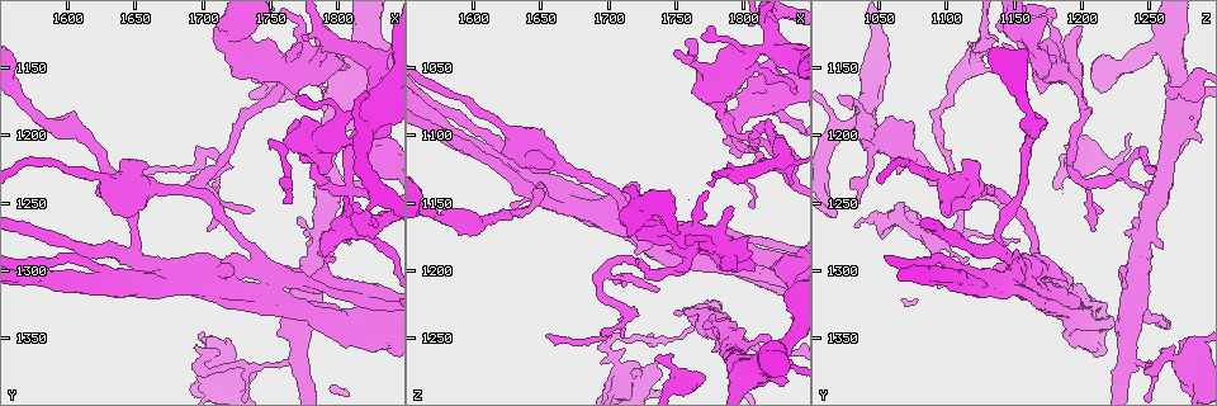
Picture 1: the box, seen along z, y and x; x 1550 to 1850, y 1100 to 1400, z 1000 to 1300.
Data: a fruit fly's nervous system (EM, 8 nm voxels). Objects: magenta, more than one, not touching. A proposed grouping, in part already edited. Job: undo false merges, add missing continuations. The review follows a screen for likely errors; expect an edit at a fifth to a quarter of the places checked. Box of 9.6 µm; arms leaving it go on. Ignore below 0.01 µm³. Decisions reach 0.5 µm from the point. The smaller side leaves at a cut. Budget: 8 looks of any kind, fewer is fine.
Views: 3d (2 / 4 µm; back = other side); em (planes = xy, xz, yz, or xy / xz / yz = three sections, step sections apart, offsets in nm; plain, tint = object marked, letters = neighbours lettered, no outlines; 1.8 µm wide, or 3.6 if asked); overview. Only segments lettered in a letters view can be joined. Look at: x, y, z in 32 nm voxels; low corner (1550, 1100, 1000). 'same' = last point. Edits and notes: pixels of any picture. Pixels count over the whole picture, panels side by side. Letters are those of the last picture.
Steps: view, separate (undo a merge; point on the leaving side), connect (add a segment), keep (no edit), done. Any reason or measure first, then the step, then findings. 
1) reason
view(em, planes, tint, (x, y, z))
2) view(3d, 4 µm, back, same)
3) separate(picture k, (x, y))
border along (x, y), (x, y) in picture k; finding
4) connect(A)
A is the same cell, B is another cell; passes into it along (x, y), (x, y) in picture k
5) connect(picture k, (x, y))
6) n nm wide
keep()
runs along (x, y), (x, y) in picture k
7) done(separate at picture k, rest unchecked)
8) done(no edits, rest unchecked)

touches itself
view(em, yz, step 16, tint, (1596, 1286, 1088))

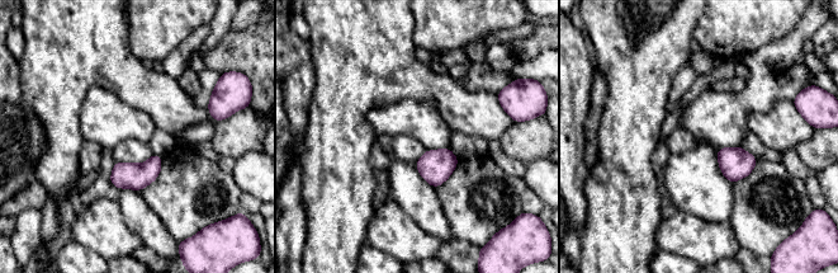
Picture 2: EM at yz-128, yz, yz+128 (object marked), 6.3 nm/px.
cut it another way
view(em, planes, tint, same)

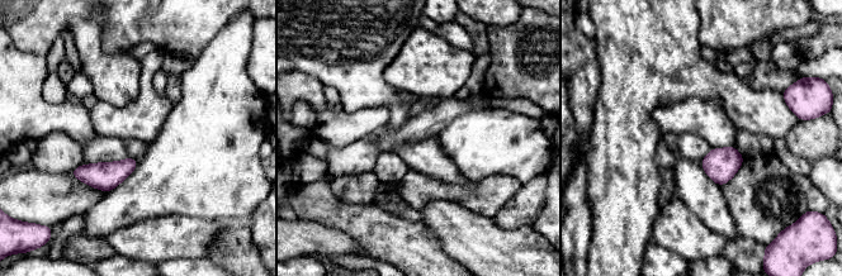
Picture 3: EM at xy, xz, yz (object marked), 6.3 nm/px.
see the neighbours
view(em, planes, letters, same)

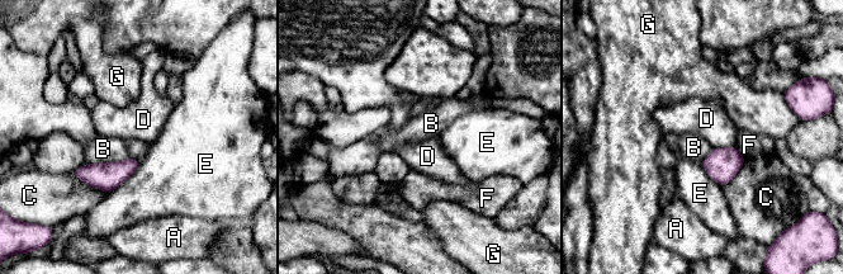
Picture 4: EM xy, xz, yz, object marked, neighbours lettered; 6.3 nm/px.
B touches over 360 nm
keep()
A, B, C, D, E, F and G are other cells; border along (734, 145), (714, 149) in picture 4; one neuron here

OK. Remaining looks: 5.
side arm on a straight run
view(em, xz, step 16, letters, (1634, 1310, 1126))

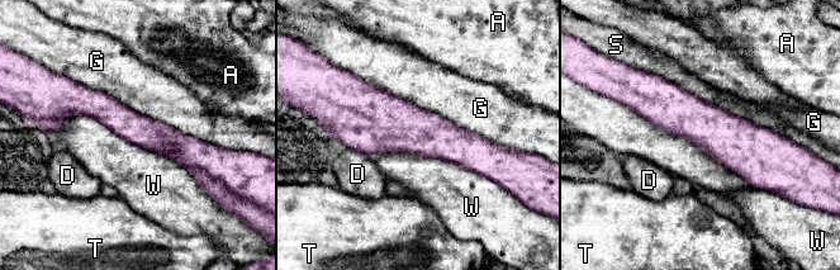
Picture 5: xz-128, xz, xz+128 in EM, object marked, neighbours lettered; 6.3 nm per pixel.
view(em, yz, step 4, letters, same)

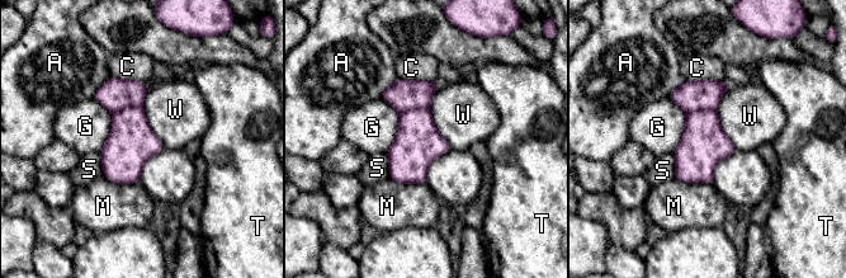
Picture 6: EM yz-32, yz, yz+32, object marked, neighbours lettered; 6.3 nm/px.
separate(picture 6, (131, 142))
A, C, G, M, S, T and W are other cells; border along (141, 107), (124, 107), (113, 113) in picture 6; two neurons meet here

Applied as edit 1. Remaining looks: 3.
abrupt turn
view(em, 3.6 µm, yz, step 16, letters, (1808, 1240, 1104))

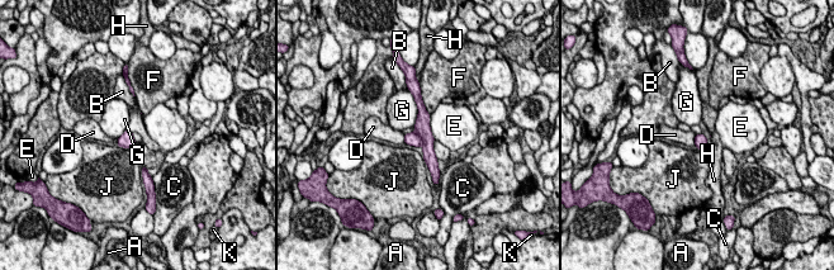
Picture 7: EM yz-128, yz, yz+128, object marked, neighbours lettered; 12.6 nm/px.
G touches over 420 nm
separate(picture 7, (422, 128))
A, B, C, D, E, F, G, H, J and K are other cells; two neurons meet here

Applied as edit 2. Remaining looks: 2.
done(separate at picture 6, separate at picture 7, rest unchecked)

